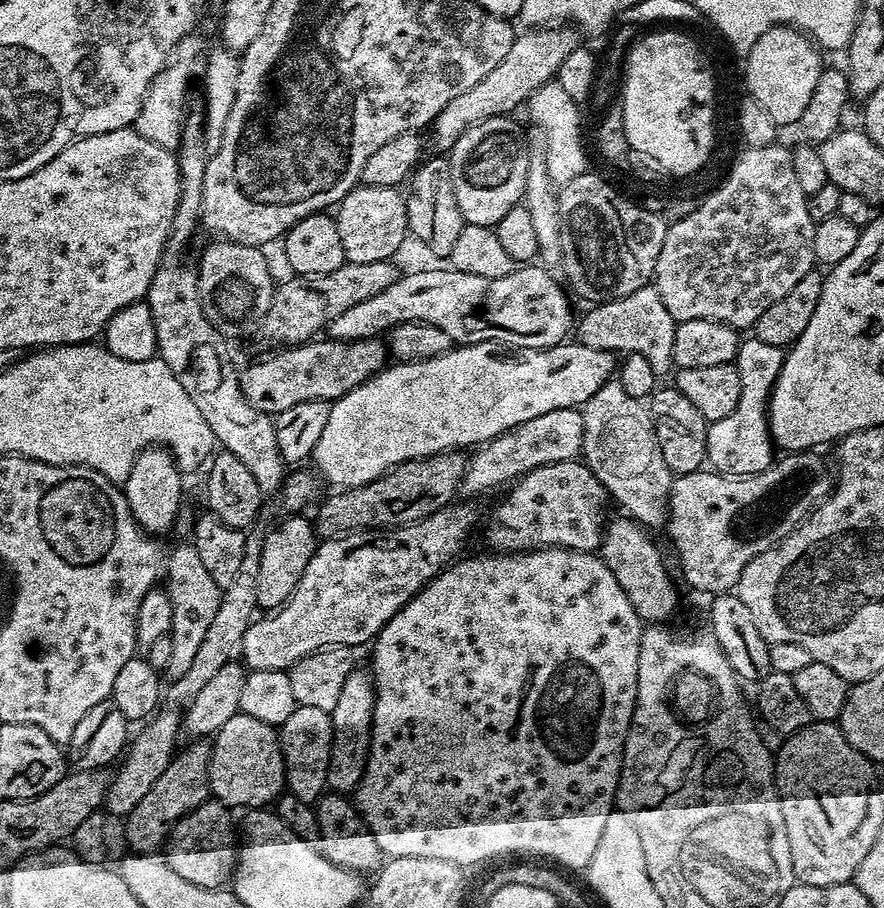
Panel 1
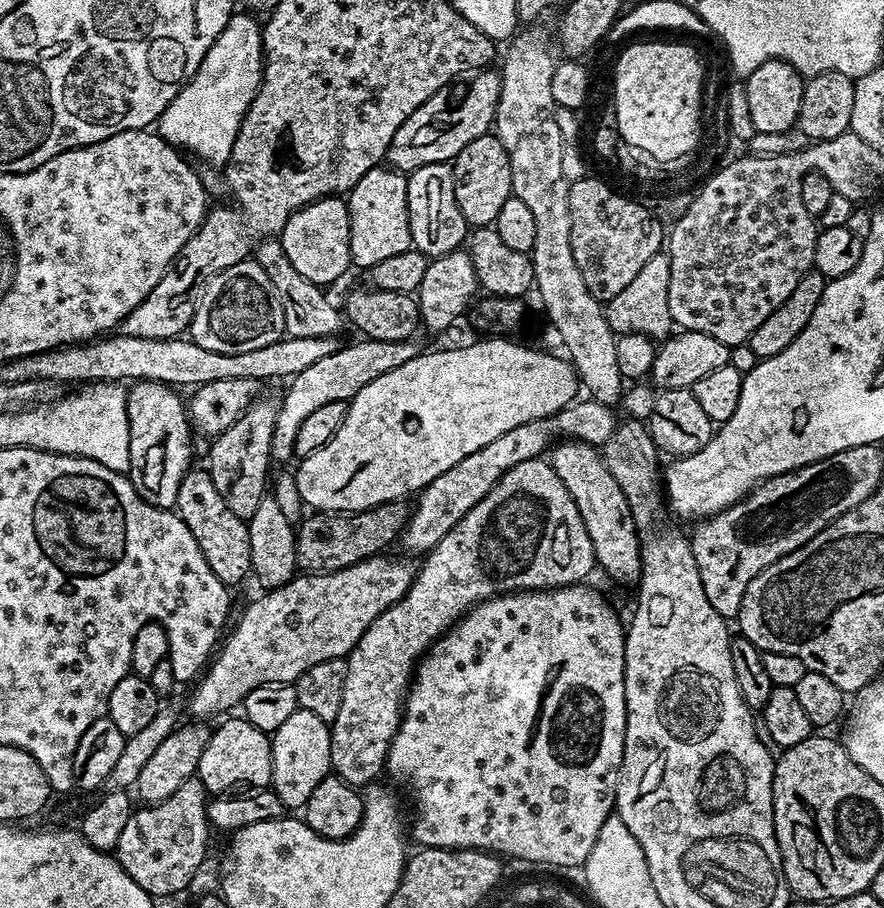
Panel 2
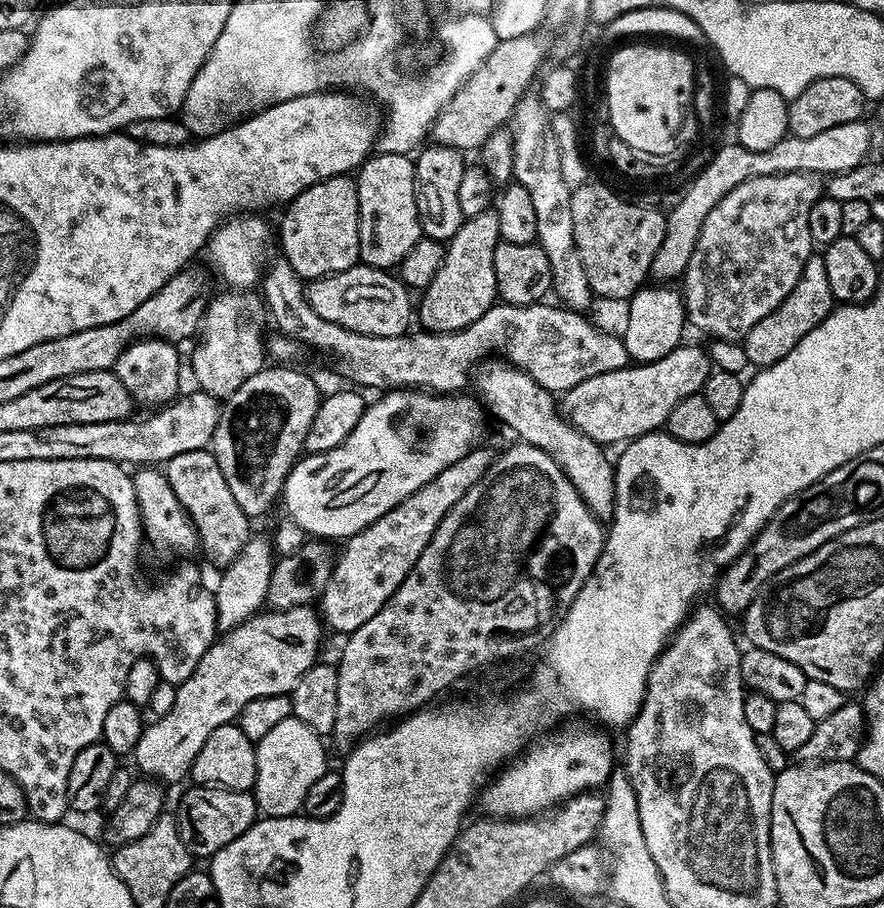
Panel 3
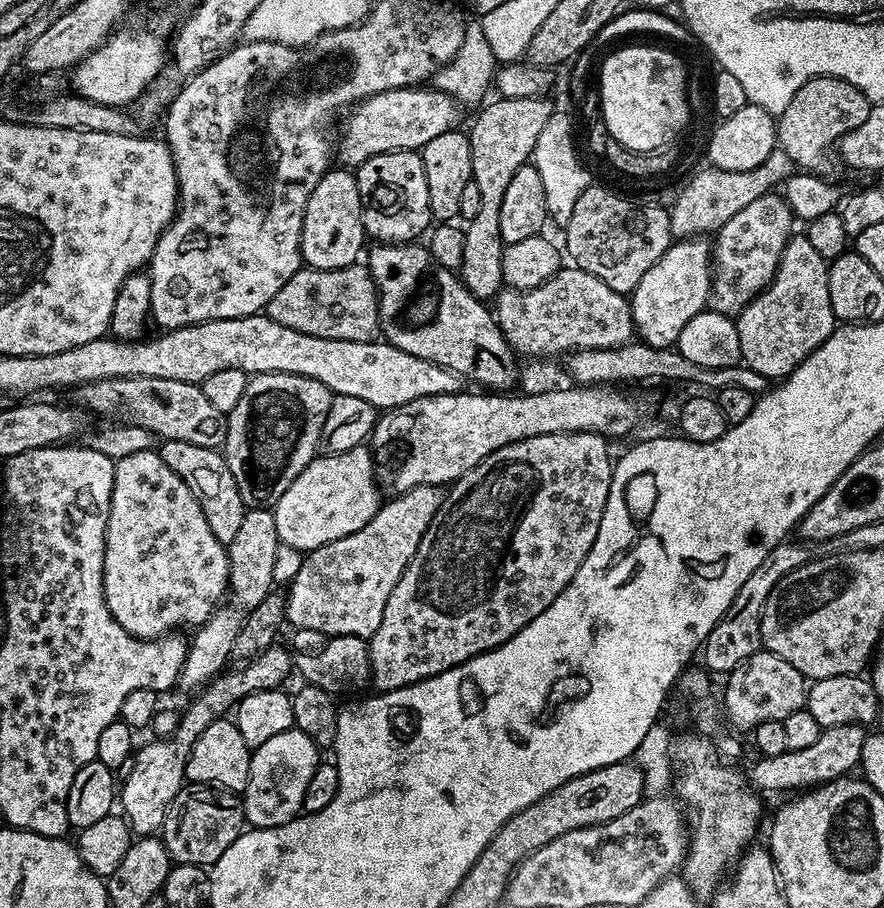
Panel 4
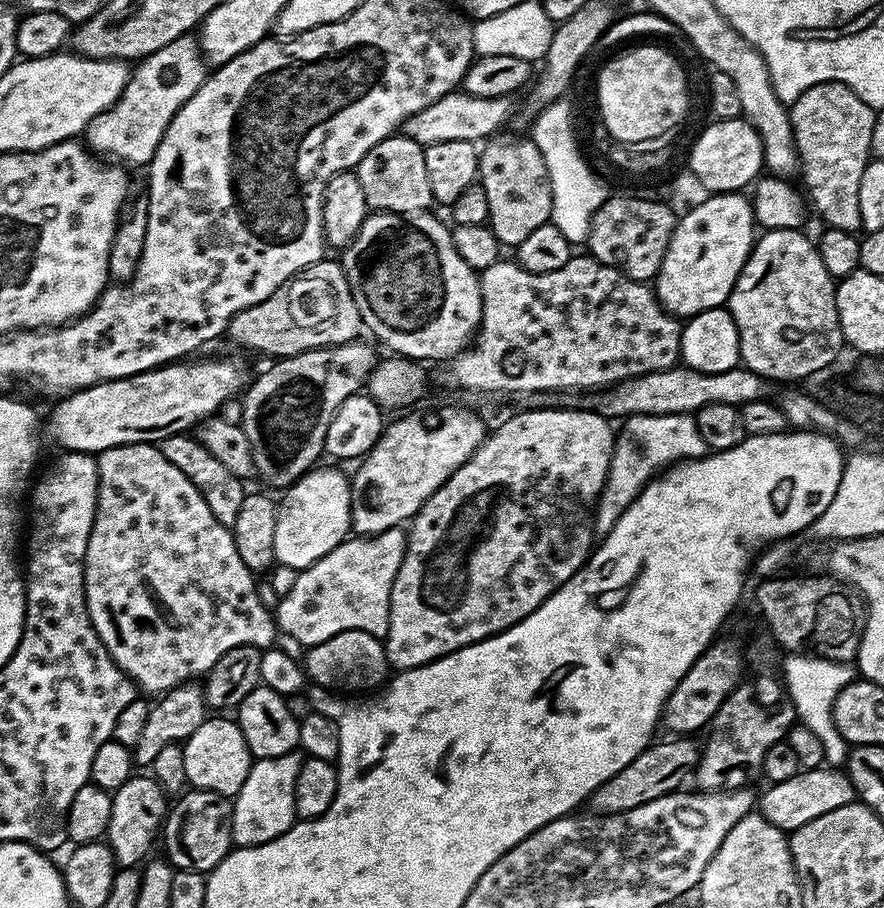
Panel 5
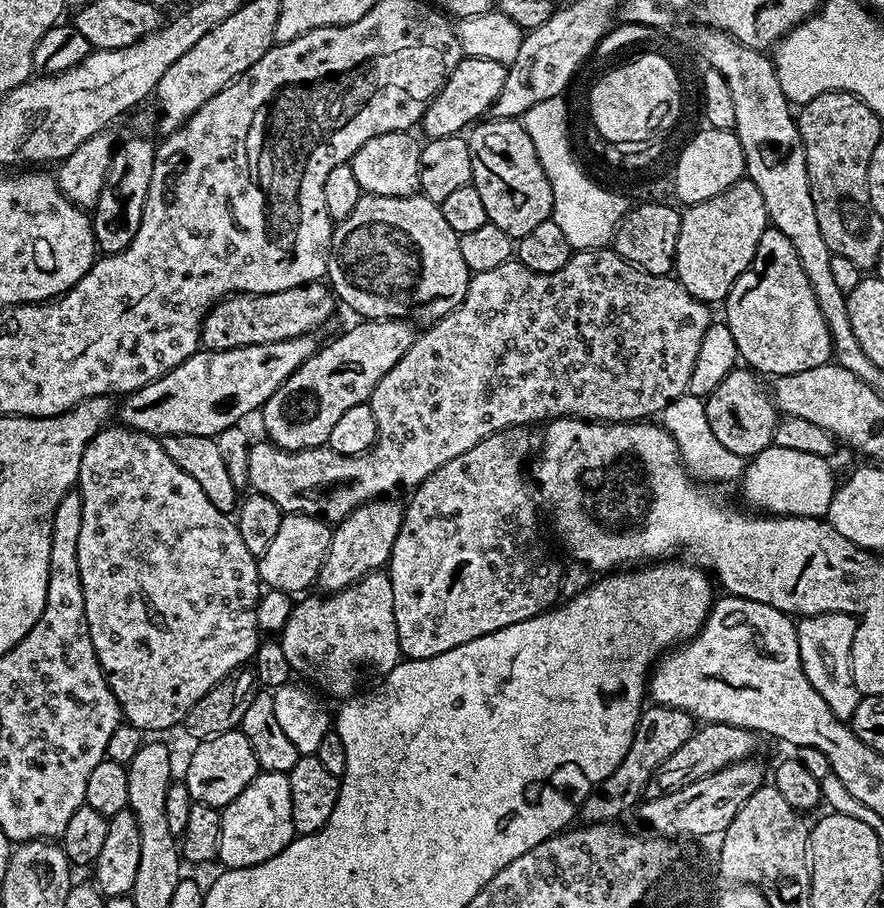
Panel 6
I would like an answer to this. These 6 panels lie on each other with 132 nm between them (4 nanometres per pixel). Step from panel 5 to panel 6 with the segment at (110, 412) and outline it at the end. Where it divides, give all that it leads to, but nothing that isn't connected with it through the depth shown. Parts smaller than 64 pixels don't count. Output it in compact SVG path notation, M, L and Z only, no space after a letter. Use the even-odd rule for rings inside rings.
M309 334L306 336L299 336L298 338L286 338L282 342L262 342L254 346L242 346L241 348L231 348L230 350L222 350L221 352L215 350L199 350L192 356L186 358L184 362L173 368L165 376L158 378L156 381L150 382L141 389L132 391L123 397L124 405L119 405L118 420L119 423L126 428L133 428L136 432L145 432L148 436L163 438L170 434L198 434L199 436L217 437L220 432L226 430L227 427L234 427L239 425L244 419L243 416L248 416L251 412L259 413L263 409L264 403L270 398L270 394L274 394L274 390L278 390L278 386L282 386L282 382L286 382L286 378L290 378L290 374L294 374L294 370L298 370L302 366L302 362L306 362L312 357L318 347L318 341L315 335Z

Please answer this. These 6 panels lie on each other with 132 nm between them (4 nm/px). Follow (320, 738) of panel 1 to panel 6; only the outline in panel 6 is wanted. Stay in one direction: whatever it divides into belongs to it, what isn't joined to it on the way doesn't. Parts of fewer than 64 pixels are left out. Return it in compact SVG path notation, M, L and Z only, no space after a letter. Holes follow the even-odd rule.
M257 771L256 776L220 812L220 854L219 863L224 863L225 869L245 868L246 866L258 866L258 862L266 862L266 858L274 858L288 843L296 836L294 822L292 821L292 811L290 810L290 782L287 775L282 772L261 772Z

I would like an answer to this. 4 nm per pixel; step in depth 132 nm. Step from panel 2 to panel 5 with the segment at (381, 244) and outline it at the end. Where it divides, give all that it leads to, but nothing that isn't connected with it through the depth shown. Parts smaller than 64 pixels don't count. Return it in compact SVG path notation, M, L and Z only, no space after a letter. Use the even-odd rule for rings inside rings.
M403 134L388 136L372 147L356 167L362 192L371 211L394 212L400 215L427 211L433 205L430 178L427 177L425 147Z

